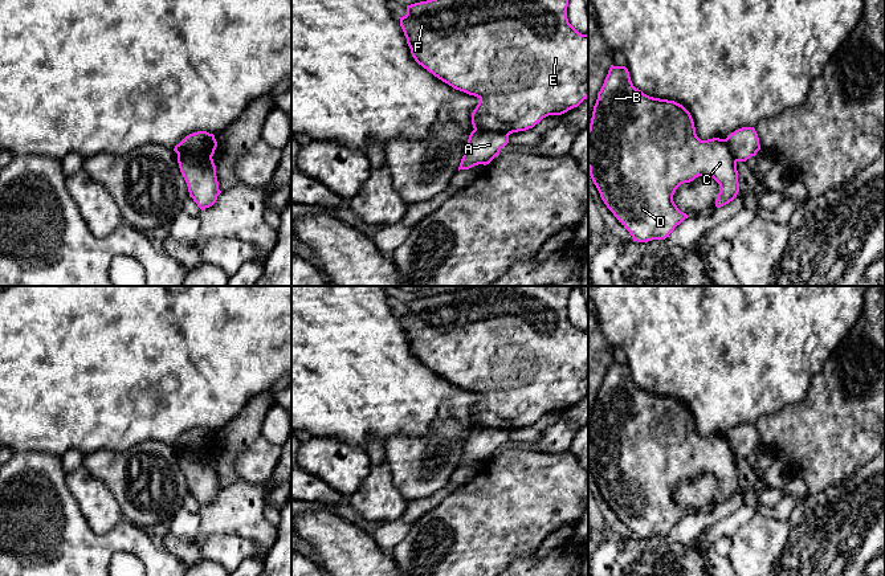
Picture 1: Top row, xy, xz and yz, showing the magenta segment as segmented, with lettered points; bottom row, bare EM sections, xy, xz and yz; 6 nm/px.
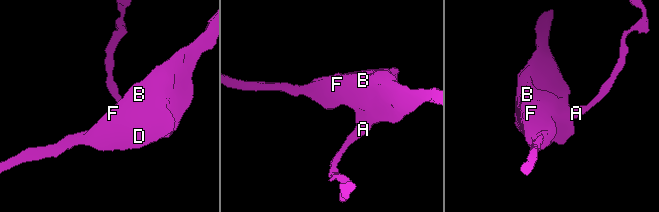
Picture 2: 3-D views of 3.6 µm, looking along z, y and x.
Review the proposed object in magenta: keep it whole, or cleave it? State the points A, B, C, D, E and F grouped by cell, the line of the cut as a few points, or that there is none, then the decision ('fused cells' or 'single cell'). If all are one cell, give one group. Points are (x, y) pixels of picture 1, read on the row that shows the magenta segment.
A / B C D E F; cut in xy along (215, 139), (196, 152), (178, 154); fused cells

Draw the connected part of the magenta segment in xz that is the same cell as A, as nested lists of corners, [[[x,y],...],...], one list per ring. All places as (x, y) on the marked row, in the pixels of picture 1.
[[[473,130],[469,135],[458,171],[469,169],[478,164],[489,164],[507,143],[507,134]]]

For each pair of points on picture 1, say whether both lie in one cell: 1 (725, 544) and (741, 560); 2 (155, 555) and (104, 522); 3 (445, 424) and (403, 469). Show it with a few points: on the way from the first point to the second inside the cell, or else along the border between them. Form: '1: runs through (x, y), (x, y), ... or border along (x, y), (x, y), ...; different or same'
1: border along (731, 539), (731, 547), (726, 556); different
2: border along (82, 515), (100, 534), (107, 532), (122, 518); different
3: runs through (437, 434), (414, 458); same

